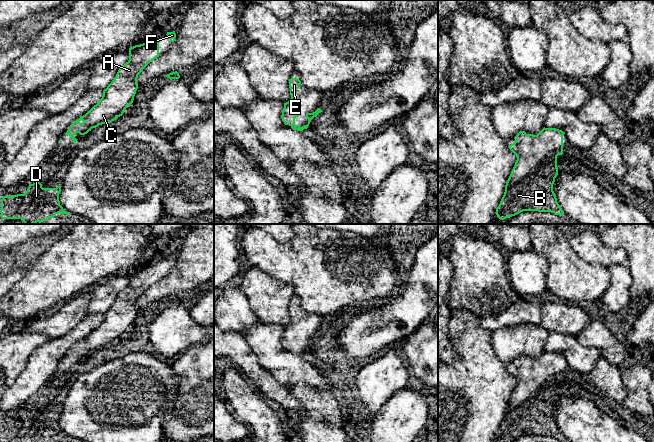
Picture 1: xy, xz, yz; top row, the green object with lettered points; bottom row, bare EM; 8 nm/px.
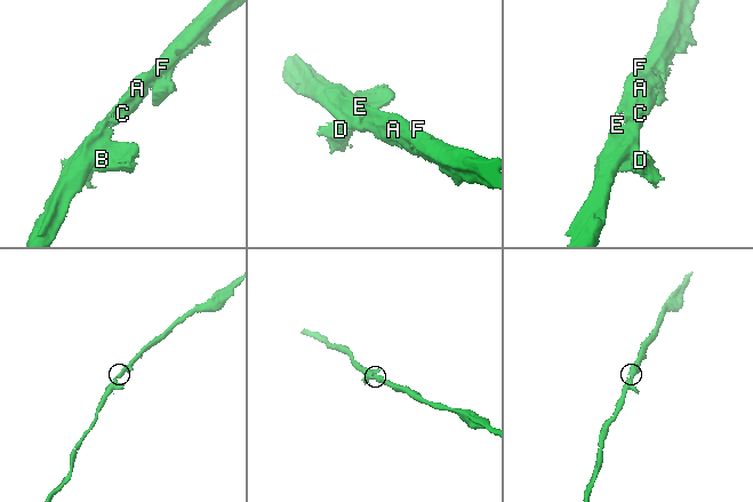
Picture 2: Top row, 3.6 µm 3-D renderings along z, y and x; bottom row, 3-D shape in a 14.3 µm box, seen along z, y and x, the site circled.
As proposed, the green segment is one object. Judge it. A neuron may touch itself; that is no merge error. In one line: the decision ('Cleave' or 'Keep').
Keep

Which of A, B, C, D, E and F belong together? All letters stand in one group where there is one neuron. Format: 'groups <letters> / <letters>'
groups A B C D E F

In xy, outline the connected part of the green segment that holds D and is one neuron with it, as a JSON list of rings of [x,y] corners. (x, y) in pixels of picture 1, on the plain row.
[[[29,408],[24,418],[2,420],[1,442],[52,442],[56,438],[69,438],[60,429],[61,411],[43,412],[42,408]]]

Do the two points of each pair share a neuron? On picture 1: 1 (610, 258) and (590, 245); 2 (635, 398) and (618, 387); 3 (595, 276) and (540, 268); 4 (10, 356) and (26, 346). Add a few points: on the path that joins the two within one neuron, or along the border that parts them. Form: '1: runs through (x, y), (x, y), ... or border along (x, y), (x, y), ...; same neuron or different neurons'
1: runs through (605, 255), (595, 250); same neuron
2: border along (621, 369), (621, 379), (626, 390), (624, 401); different neurons
3: border along (534, 250), (541, 254), (548, 264), (547, 287); different neurons
4: runs through (14, 353), (22, 346); same neuron

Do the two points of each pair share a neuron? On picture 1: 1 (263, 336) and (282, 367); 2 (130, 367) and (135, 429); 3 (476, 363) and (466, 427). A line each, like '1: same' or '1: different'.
1: same
2: same
3: same

